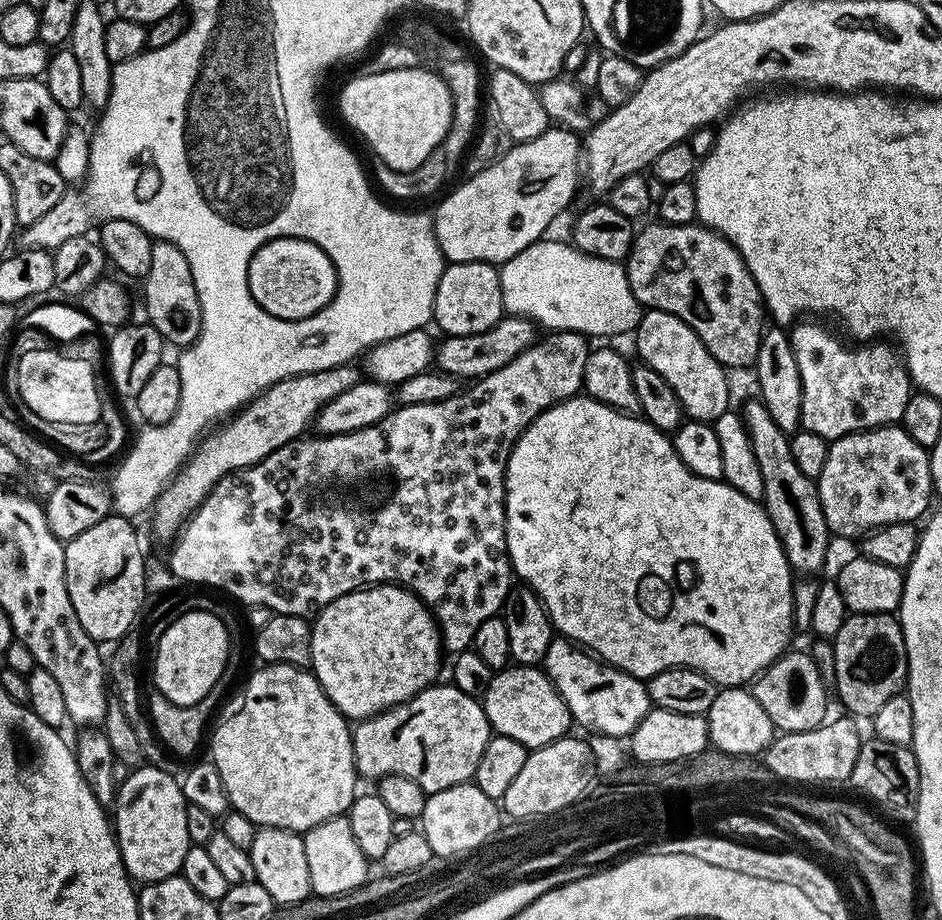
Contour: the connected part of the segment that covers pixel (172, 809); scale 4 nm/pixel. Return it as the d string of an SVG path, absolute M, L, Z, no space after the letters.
M148 767L133 768L125 780L123 777L119 781L114 805L114 831L120 857L129 877L141 885L153 884L177 875L182 866L182 858L186 858L186 850L192 847L190 834L186 831L186 806L189 802L184 796L181 781L177 777L175 780L170 773L163 772L160 768Z

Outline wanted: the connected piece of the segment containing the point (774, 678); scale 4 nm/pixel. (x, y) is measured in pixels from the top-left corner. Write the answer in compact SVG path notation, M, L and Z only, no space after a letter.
M785 651L779 660L775 660L769 668L765 668L750 688L752 696L758 698L758 706L766 710L773 729L781 733L814 730L825 723L830 716L829 689L818 674L818 666L814 666L811 655L807 651L792 651Z

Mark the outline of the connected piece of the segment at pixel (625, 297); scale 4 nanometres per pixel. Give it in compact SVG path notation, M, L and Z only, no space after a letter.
M541 238L534 241L530 246L526 246L526 250L522 250L518 254L514 254L514 258L510 258L508 263L502 268L502 287L506 293L506 312L509 316L521 316L527 320L531 320L533 324L544 330L552 332L578 332L585 338L593 338L592 336L620 336L623 332L631 333L636 325L640 323L642 315L642 306L638 302L638 298L634 298L634 290L630 290L630 282L628 281L628 269L621 261L607 260L606 258L594 258L590 254L578 251L572 247L571 243L560 240L548 240L549 238Z

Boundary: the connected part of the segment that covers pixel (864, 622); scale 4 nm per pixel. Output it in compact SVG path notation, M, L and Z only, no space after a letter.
M858 612L848 615L838 634L832 640L834 646L834 692L856 718L871 718L890 698L901 695L908 683L908 655L904 631L895 615L887 612Z

